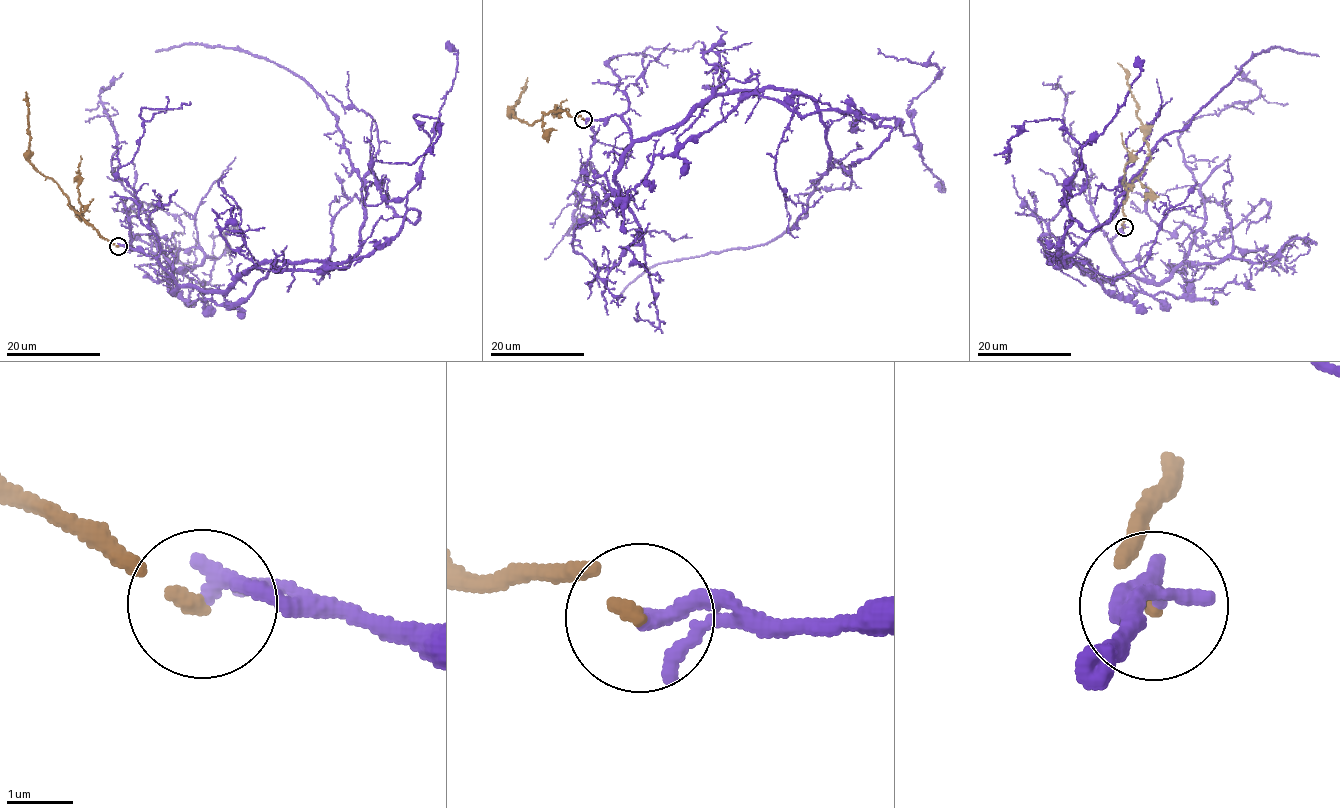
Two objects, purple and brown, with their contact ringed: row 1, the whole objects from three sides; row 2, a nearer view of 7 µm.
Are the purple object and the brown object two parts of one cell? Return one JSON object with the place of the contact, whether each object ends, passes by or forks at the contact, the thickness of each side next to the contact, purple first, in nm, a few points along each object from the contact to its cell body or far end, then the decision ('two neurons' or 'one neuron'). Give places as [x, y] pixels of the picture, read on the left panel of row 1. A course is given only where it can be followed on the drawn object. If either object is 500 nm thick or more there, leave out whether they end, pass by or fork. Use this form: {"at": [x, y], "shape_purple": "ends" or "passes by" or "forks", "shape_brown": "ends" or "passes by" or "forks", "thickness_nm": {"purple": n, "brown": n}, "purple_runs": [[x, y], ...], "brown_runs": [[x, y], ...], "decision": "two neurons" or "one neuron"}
{"at": [118, 246], "shape_purple": "passes by", "shape_brown": "ends", "thickness_nm": {"purple": 200, "brown": 190}, "purple_runs": [[118, 247], [226, 292], [257, 264], [359, 249], [361, 178], [319, 94], [234, 49], [157, 52]], "brown_runs": [[118, 247], [68, 205], [69, 200], [56, 183], [29, 159], [26, 92]], "decision": "two neurons"}

